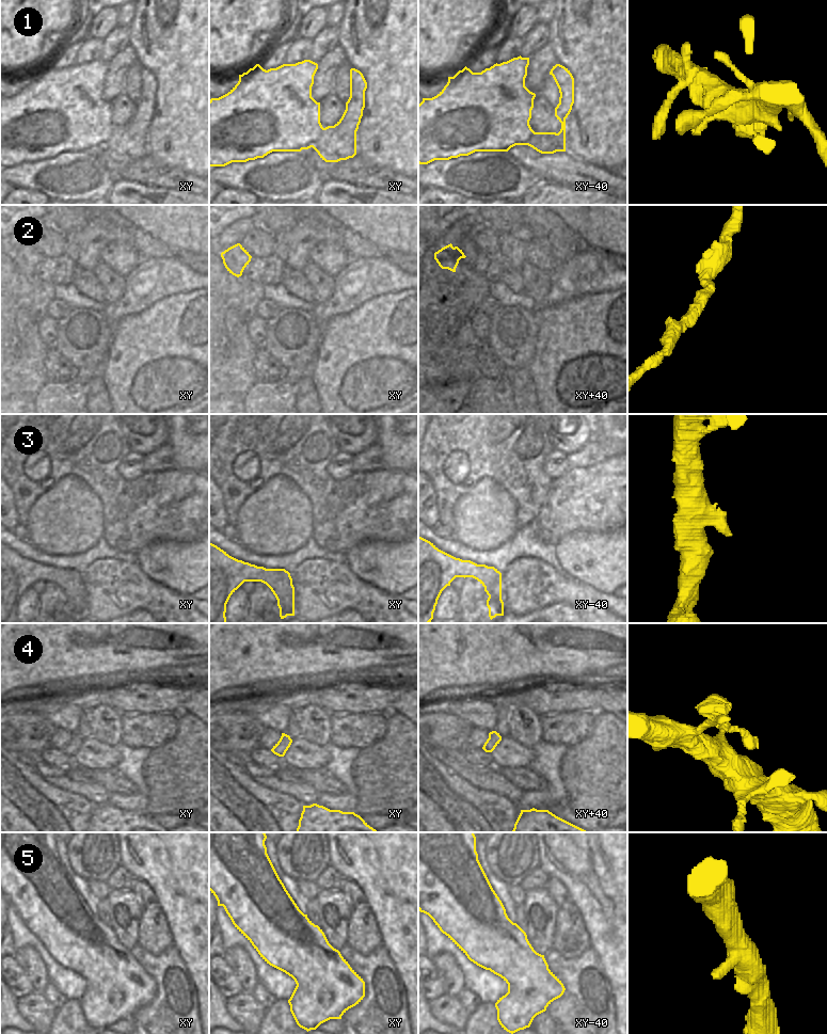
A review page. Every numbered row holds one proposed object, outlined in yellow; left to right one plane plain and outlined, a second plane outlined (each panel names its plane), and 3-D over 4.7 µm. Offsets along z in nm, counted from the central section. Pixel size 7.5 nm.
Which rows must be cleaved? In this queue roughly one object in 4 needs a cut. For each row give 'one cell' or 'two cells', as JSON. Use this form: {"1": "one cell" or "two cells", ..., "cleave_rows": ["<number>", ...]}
{"1": "one cell", "2": "one cell", "3": "one cell", "4": "one cell", "5": "one cell", "cleave_rows": []}

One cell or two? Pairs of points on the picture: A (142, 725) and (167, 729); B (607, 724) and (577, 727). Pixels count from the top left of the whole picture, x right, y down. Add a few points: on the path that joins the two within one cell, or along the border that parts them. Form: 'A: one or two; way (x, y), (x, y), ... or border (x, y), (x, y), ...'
A: one; way (148, 729), (160, 729)
B: two; border (595, 718), (592, 731), (576, 743)

